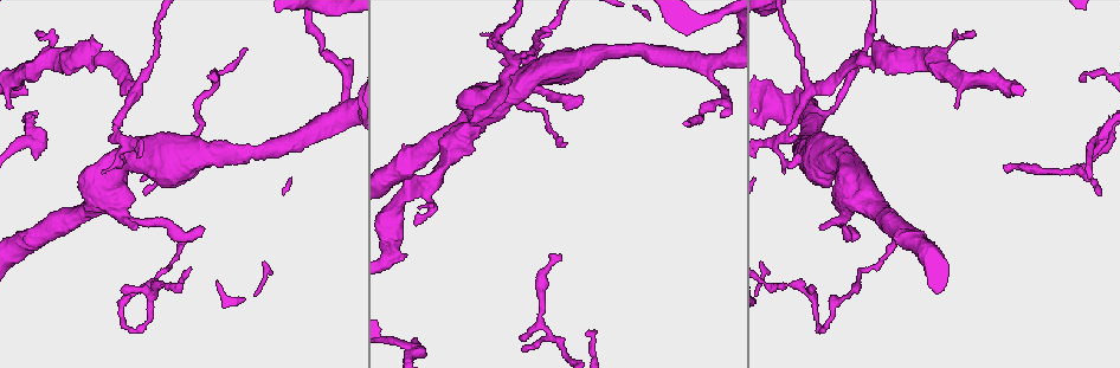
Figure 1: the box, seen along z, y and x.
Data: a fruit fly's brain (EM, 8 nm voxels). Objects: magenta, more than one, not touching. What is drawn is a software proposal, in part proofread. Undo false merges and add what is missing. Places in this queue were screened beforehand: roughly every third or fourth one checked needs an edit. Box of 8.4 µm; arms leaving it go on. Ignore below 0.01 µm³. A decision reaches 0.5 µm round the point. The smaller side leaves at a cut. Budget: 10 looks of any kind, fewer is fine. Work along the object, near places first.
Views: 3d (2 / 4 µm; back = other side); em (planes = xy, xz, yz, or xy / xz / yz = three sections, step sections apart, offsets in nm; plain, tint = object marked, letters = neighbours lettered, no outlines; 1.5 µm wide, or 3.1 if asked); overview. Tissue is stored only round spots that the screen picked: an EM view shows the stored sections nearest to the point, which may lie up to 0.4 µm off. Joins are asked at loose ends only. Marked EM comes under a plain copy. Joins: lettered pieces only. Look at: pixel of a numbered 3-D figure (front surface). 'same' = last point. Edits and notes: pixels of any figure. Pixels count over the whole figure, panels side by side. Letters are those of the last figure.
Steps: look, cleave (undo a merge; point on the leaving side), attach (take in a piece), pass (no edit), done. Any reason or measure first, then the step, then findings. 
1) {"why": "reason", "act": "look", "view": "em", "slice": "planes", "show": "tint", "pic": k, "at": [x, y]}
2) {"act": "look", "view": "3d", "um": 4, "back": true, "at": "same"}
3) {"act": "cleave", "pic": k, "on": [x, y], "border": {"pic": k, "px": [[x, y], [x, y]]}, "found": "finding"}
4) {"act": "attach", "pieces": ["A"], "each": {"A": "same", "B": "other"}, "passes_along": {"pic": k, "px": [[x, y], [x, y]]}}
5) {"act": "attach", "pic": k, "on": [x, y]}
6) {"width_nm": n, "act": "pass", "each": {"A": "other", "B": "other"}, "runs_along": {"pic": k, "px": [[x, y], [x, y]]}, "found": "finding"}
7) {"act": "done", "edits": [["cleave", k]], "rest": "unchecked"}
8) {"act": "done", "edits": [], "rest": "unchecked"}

{"why": "long arm stops here", "act": "look", "view": "3d", "um": 4, "pic": 1, "at": [892, 242]}

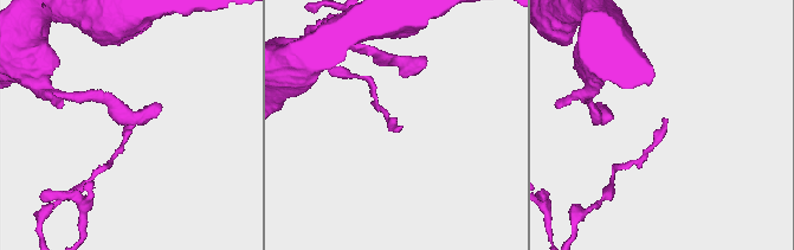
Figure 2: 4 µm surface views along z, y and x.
{"why": "shape alone is not enough", "act": "look", "view": "em", "slice": "xy", "step": 8, "show": "letters", "pic": 2, "at": [662, 119]}

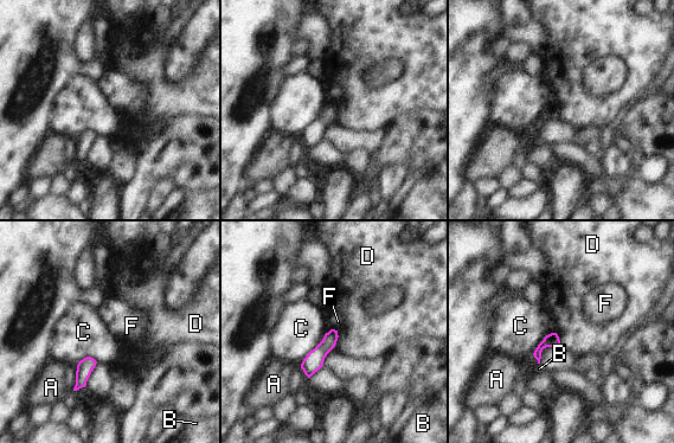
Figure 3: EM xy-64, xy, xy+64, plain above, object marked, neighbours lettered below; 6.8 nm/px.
{"act": "look", "view": "em", "slice": "planes", "show": "letters", "at": "same"}

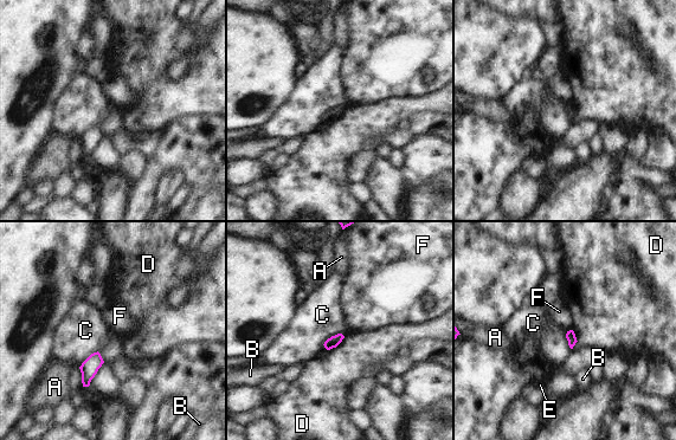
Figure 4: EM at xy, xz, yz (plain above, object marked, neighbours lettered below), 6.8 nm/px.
{"act": "pass", "each": {"A": "other", "B": "other", "C": "other", "D": "other", "E": "other", "F": "other"}, "border": {"pic": 4, "px": [[104, 361], [94, 351], [78, 367]]}, "found": "no lettered piece goes on from it"}

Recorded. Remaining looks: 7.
{"why": "free end", "act": "look", "view": "3d", "um": 2, "pic": 1, "at": [808, 287]}

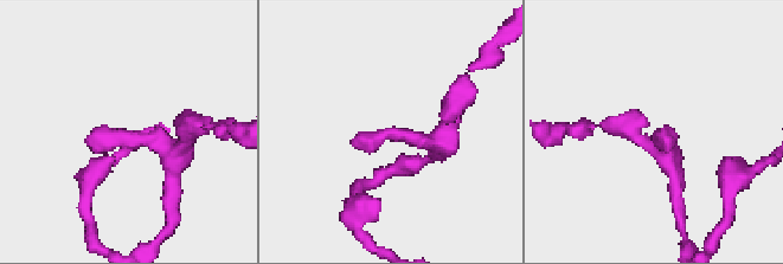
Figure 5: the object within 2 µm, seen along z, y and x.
{"act": "look", "view": "em", "slice": "planes", "show": "tint", "pic": 5, "at": [86, 140]}

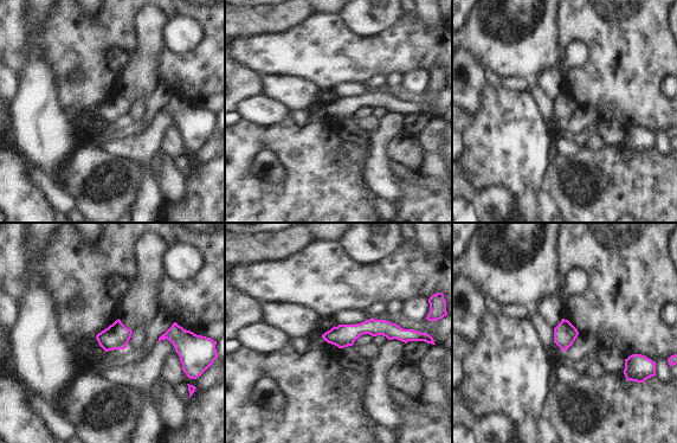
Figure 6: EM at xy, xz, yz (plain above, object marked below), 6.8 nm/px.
{"why": "what lies round it", "act": "look", "view": "em", "slice": "planes", "show": "letters", "at": "same"}

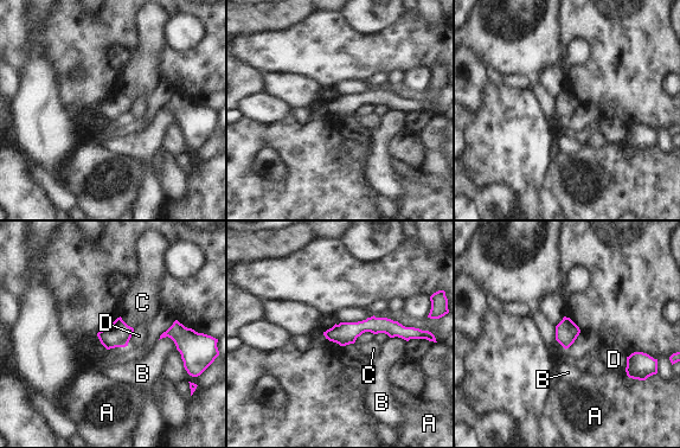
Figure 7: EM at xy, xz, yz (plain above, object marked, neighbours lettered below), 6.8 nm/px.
{"act": "pass", "each": {"A": "other", "B": "other", "C": "other", "D": "other"}, "border": {"pic": 7, "px": [[374, 333], [363, 332], [353, 343]]}, "found": "no lettered piece goes on from it"}

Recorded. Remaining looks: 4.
{"why": "tapers out", "act": "look", "view": "em", "slice": "planes", "show": "letters", "pic": 1, "at": [558, 254]}

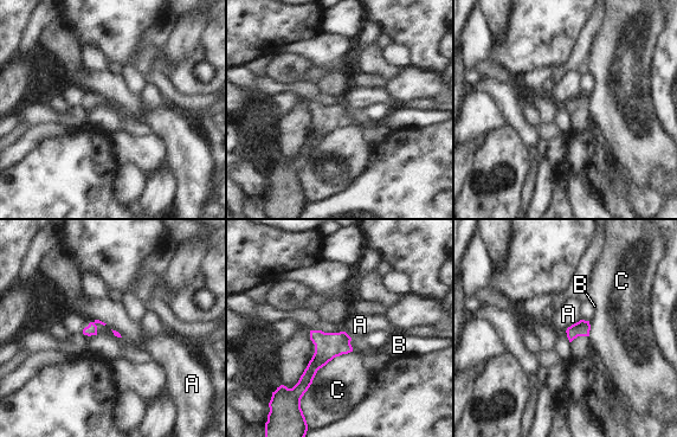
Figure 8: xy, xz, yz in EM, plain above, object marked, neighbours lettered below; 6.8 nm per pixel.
{"act": "pass", "each": {"A": "other", "B": "other", "C": "other"}, "runs_along": {"pic": 8, "px": [[342, 334], [314, 365], [300, 391]]}, "found": "none of them fits"}

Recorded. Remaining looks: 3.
{"why": "free end", "act": "look", "view": "em", "slice": "planes", "show": "letters", "pic": 1, "at": [521, 339]}

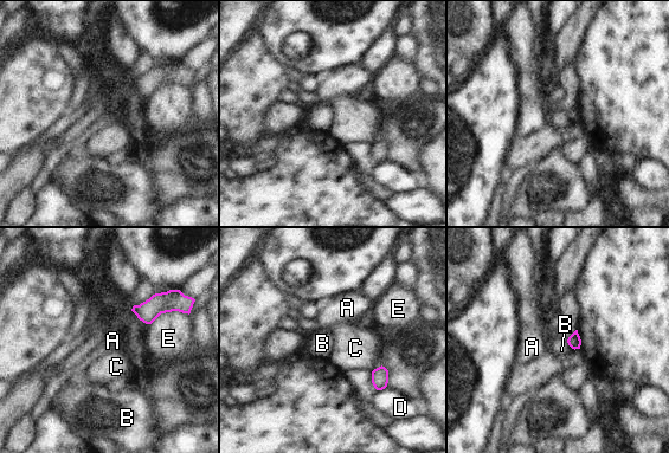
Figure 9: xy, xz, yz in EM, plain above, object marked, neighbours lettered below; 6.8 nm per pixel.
{"width_nm": 90, "act": "pass", "each": {"A": "other", "B": "other", "C": "other", "D": "other", "E": "other"}, "border": {"pic": 9, "px": [[381, 366], [372, 371]]}, "found": "none of them fits"}

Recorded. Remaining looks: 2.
{"act": "done", "edits": [], "rest": "unchecked"}

